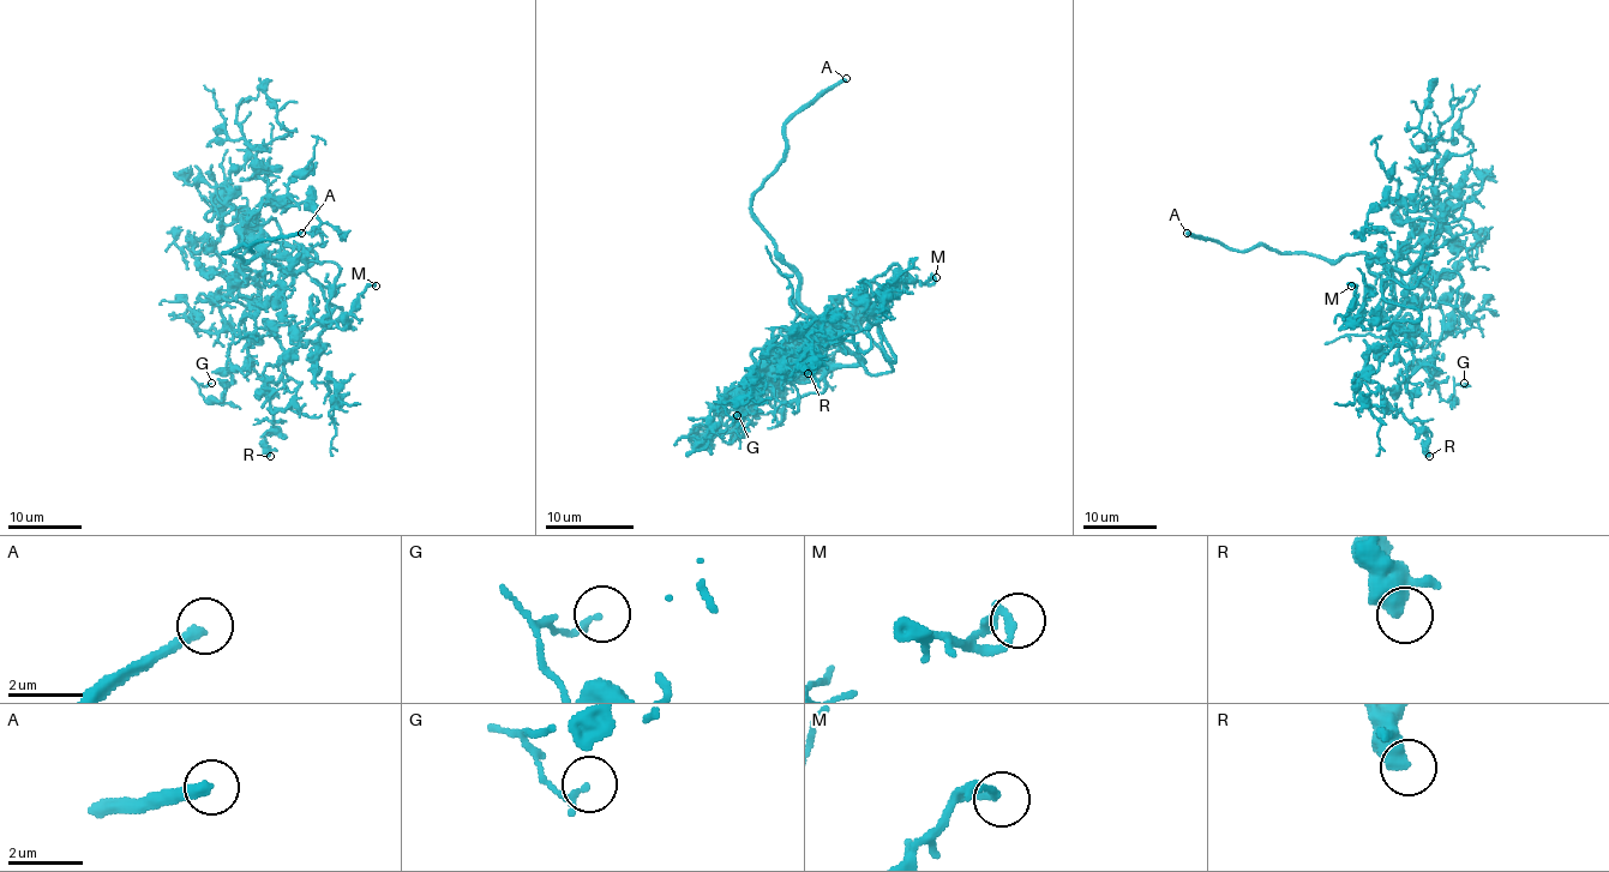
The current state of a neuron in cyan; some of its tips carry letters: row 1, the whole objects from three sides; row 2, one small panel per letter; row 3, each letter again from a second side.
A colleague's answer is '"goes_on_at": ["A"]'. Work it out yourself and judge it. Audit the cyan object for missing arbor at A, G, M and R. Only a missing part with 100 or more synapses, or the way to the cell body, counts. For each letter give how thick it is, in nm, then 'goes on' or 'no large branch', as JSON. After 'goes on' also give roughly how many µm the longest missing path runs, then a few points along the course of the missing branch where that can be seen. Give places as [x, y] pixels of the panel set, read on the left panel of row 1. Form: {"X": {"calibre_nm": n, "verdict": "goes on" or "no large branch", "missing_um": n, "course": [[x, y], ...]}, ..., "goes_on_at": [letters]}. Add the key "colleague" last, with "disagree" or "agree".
{"A": {"calibre_nm": 320, "verdict": "goes on", "missing_um": 45, "course": [[301, 233], [348, 226], [365, 215], [383, 191], [406, 180], [414, 180], [437, 157], [470, 157], [505, 145]]}, "G": {"calibre_nm": 180, "verdict": "no large branch"}, "M": {"calibre_nm": 260, "verdict": "no large branch"}, "R": {"calibre_nm": 360, "verdict": "no large branch"}, "goes_on_at": ["A"], "colleague": "agree"}

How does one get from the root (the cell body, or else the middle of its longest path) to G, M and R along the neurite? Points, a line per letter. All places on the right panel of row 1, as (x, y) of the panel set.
G: (1414, 296), (1444, 271), (1459, 275), (1456, 304), (1439, 302), (1442, 331), (1426, 368), (1446, 401), (1464, 383)
M: (1414, 296), (1394, 320), (1410, 346), (1379, 324), (1366, 328), (1360, 317), (1344, 323), (1351, 286)
R: (1414, 296), (1417, 302), (1405, 302), (1394, 320), (1405, 377), (1384, 397), (1426, 434), (1429, 456)

